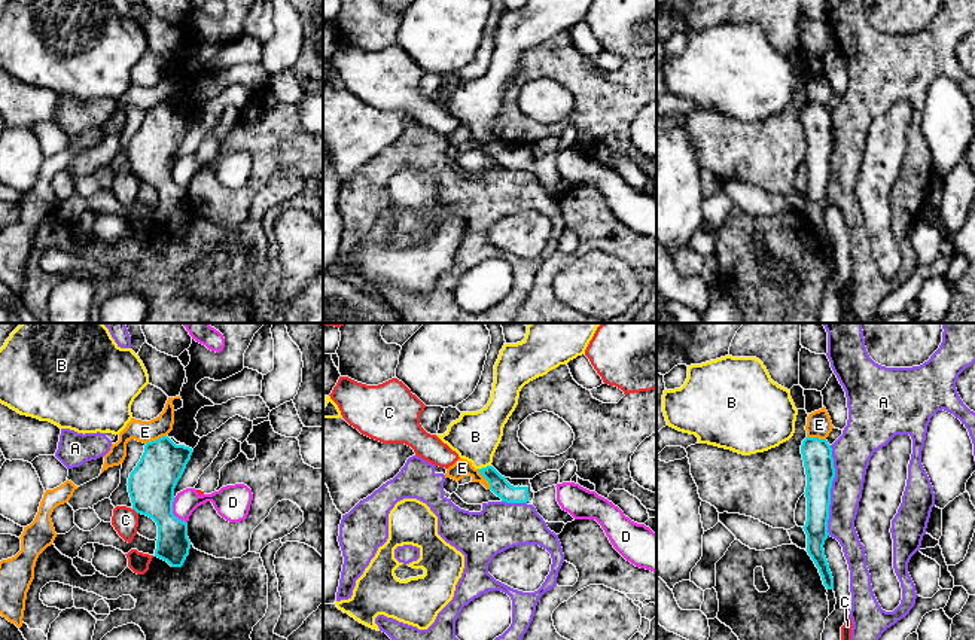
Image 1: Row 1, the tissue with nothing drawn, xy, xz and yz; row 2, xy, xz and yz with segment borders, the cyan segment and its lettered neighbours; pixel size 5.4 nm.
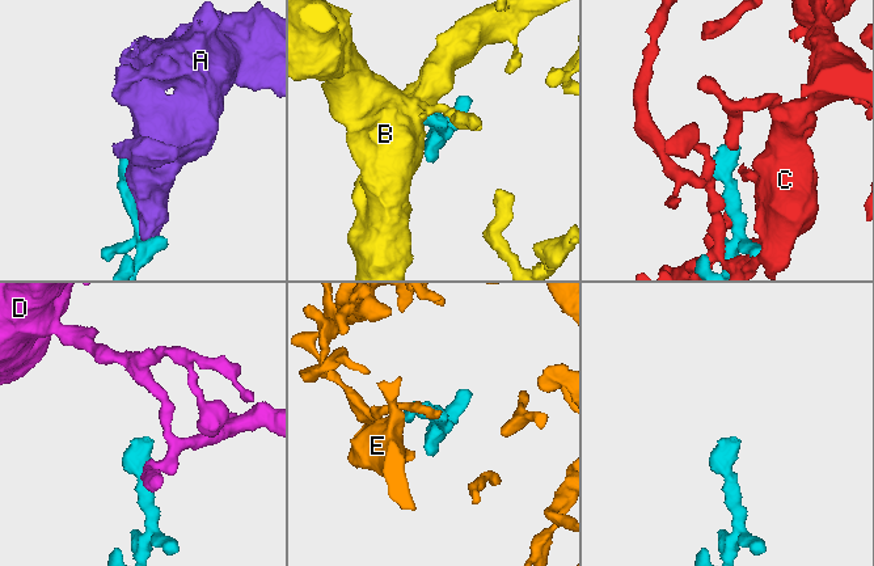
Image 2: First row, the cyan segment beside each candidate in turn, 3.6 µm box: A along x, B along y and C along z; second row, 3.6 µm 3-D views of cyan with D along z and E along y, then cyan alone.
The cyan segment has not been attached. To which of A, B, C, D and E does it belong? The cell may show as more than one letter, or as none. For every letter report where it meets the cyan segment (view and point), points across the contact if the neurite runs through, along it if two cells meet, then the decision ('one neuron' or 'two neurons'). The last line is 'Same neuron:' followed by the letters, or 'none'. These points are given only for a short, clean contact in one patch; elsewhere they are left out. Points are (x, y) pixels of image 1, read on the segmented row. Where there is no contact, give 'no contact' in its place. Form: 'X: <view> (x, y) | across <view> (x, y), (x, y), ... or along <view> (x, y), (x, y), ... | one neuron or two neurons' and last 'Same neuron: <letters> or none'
A: yz (829, 490) | two neurons
B: xz (484, 468) | across xz (499, 485), (484, 468), (475, 436) | one neuron
C: xy (134, 509) | two neurons
D: xy (171, 512) | along xy (173, 497), (173, 512), (186, 523) | two neurons
E: xy (157, 439) | two neurons
Same neuron: B

